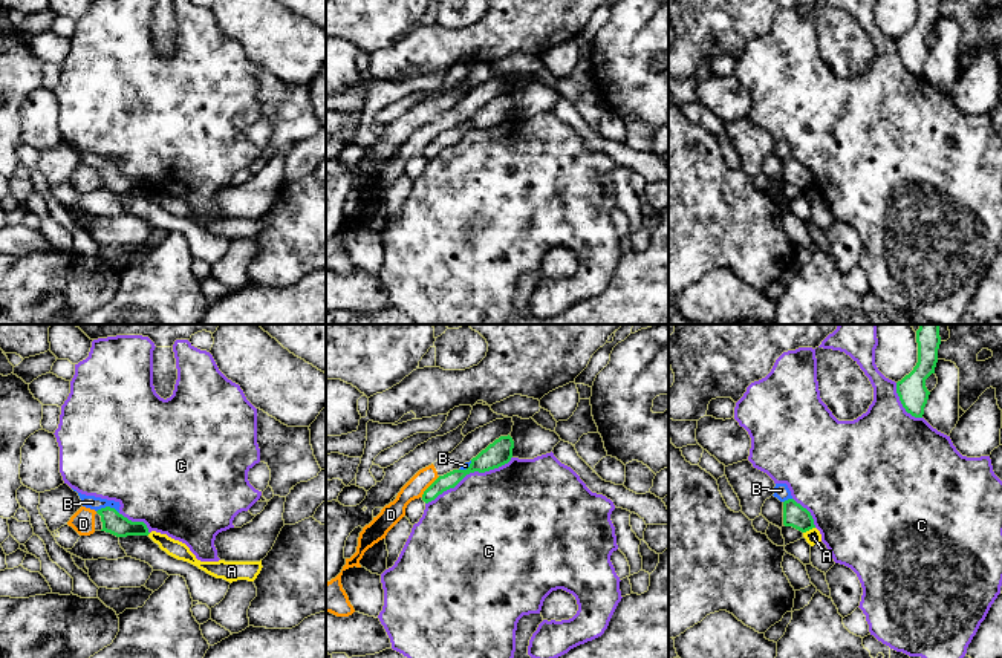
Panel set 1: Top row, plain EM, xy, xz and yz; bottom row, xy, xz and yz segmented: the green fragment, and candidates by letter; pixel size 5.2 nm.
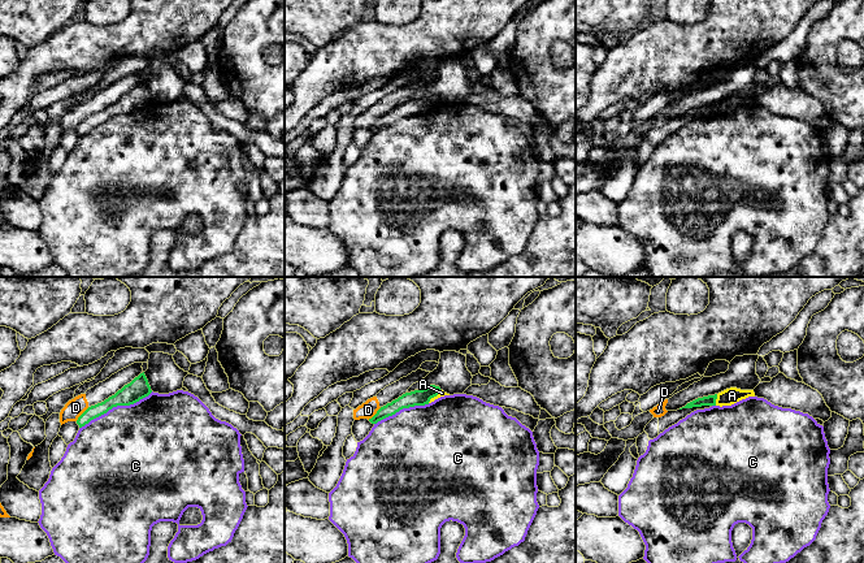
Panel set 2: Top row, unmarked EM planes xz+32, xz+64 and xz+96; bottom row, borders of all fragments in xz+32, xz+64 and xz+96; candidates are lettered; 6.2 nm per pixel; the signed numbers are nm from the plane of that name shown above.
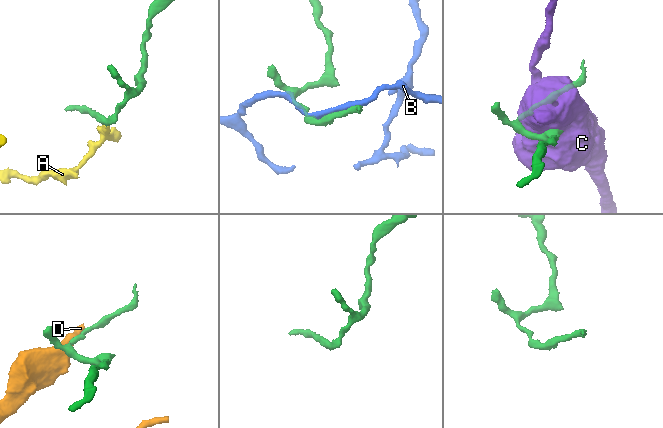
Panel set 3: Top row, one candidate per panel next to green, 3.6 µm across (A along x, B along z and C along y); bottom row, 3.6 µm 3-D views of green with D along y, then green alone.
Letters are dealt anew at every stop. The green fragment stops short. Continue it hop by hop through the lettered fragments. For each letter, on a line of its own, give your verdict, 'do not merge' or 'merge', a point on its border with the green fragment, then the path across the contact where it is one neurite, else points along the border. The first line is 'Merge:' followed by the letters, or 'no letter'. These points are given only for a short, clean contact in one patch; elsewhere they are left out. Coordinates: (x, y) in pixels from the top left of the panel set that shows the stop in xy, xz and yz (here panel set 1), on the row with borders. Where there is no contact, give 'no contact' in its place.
Merge: no letter
A: do not merge; contact yz (808, 530); border yz (814, 527), (803, 533)
B: do not merge; contact xy (107, 507)
C: do not merge; contact xz (468, 473)
D: do not merge; contact xz (429, 487)

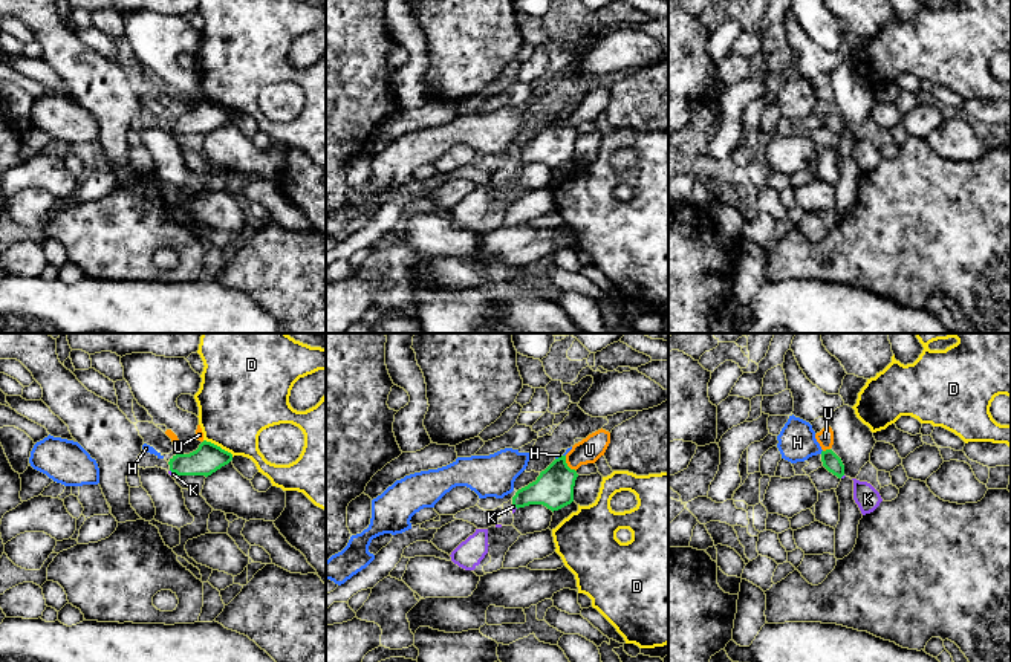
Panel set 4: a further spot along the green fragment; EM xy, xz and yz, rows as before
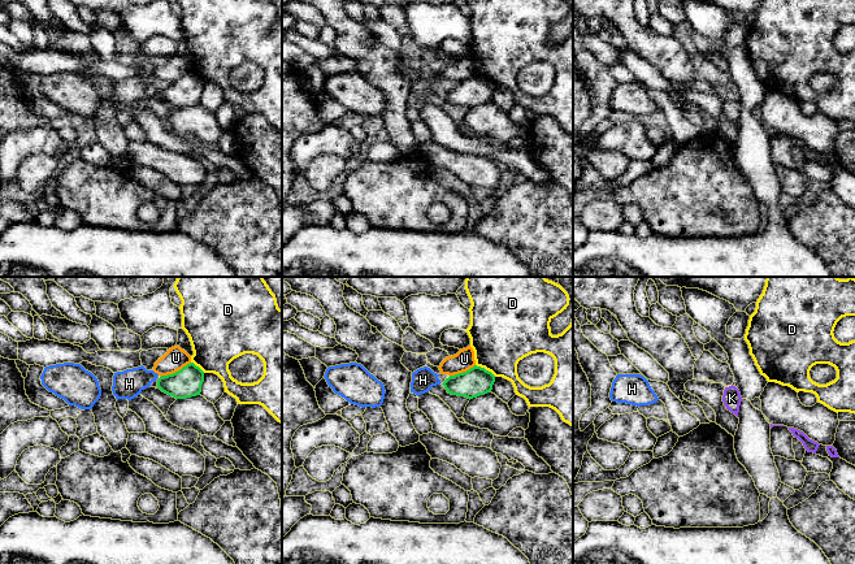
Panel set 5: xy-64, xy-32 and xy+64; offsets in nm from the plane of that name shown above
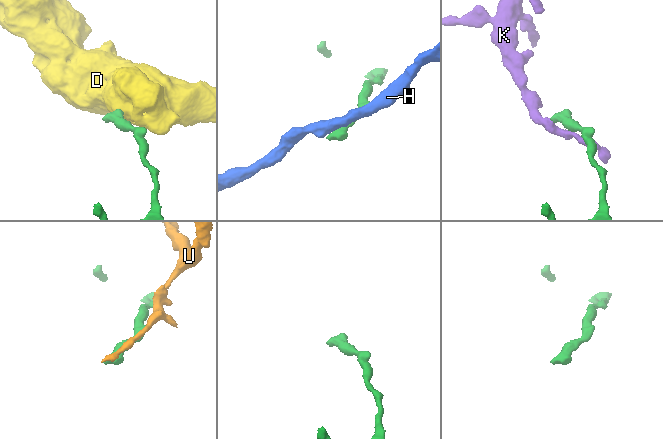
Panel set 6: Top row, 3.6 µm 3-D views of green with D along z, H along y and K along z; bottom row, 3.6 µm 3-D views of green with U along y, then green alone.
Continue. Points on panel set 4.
Merge: K
D: do not merge; contact xy (219, 447); border xy (204, 439), (219, 445), (233, 456)
H: do not merge; contact xz (562, 456); border xz (565, 454), (555, 459)
K: merge; contact xy (175, 471); way xy (208, 457), (175, 471), (173, 474)
U: do not merge; contact xz (566, 465)

